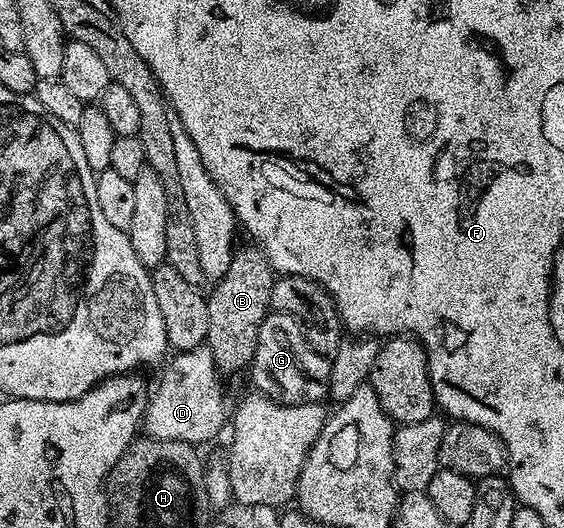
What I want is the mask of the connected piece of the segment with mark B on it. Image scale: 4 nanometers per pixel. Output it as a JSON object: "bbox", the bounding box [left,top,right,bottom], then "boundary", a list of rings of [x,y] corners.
{"bbox":[206,243,274,375],"boundary":[[[252,243],[247,244],[244,246],[241,244],[233,252],[232,262],[226,271],[226,275],[222,275],[222,279],[211,286],[212,293],[209,292],[207,294],[210,327],[208,328],[206,348],[211,351],[217,369],[224,375],[228,375],[228,373],[240,373],[243,369],[245,372],[245,369],[251,366],[254,347],[258,339],[258,327],[262,327],[262,319],[266,319],[266,315],[272,309],[270,291],[272,290],[274,280],[273,267],[259,247]]]}

